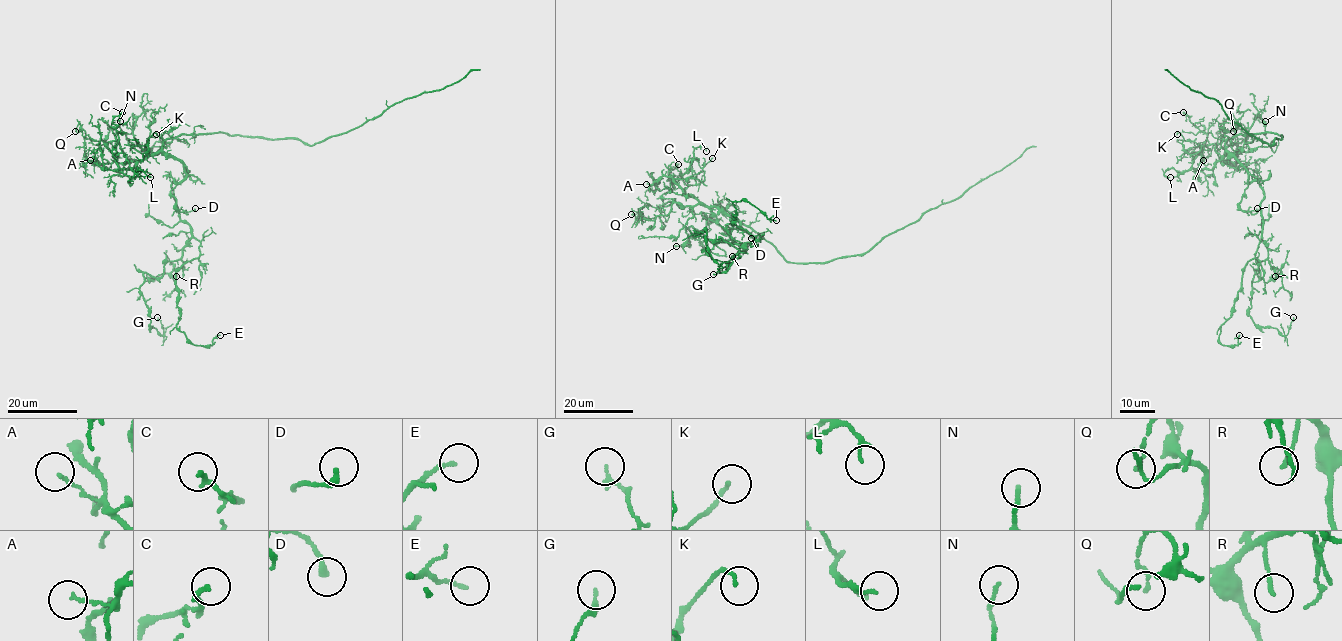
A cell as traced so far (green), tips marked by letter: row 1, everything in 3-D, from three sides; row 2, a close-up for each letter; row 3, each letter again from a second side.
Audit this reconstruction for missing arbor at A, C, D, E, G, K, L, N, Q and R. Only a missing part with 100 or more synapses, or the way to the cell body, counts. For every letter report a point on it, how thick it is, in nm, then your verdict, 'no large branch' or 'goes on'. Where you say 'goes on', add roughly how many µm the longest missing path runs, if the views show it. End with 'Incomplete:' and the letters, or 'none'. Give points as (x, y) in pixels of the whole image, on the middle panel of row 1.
A: at (646, 184); 120 nm thick; no large branch
C: at (678, 164); 180 nm thick; no large branch
D: at (751, 238); 260 nm thick; no large branch
E: at (776, 220); 140 nm thick; no large branch
G: at (713, 274); 190 nm thick; no large branch
K: at (712, 158); 160 nm thick; no large branch
L: at (706, 151); 110 nm thick; no large branch
N: at (676, 246); 140 nm thick; no large branch
Q: at (631, 214); 140 nm thick; no large branch
R: at (732, 256); 150 nm thick; no large branch
Incomplete: none

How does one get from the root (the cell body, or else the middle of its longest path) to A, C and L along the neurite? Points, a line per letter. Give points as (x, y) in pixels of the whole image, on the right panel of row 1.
A: (1243, 134), (1226, 140), (1225, 153), (1212, 168), (1196, 170), (1204, 163), (1203, 160)
C: (1243, 134), (1226, 140), (1225, 153), (1212, 168), (1200, 169), (1202, 145), (1207, 135), (1183, 112)
L: (1243, 134), (1226, 140), (1212, 168), (1199, 168), (1198, 153), (1186, 171), (1166, 170), (1170, 177)

